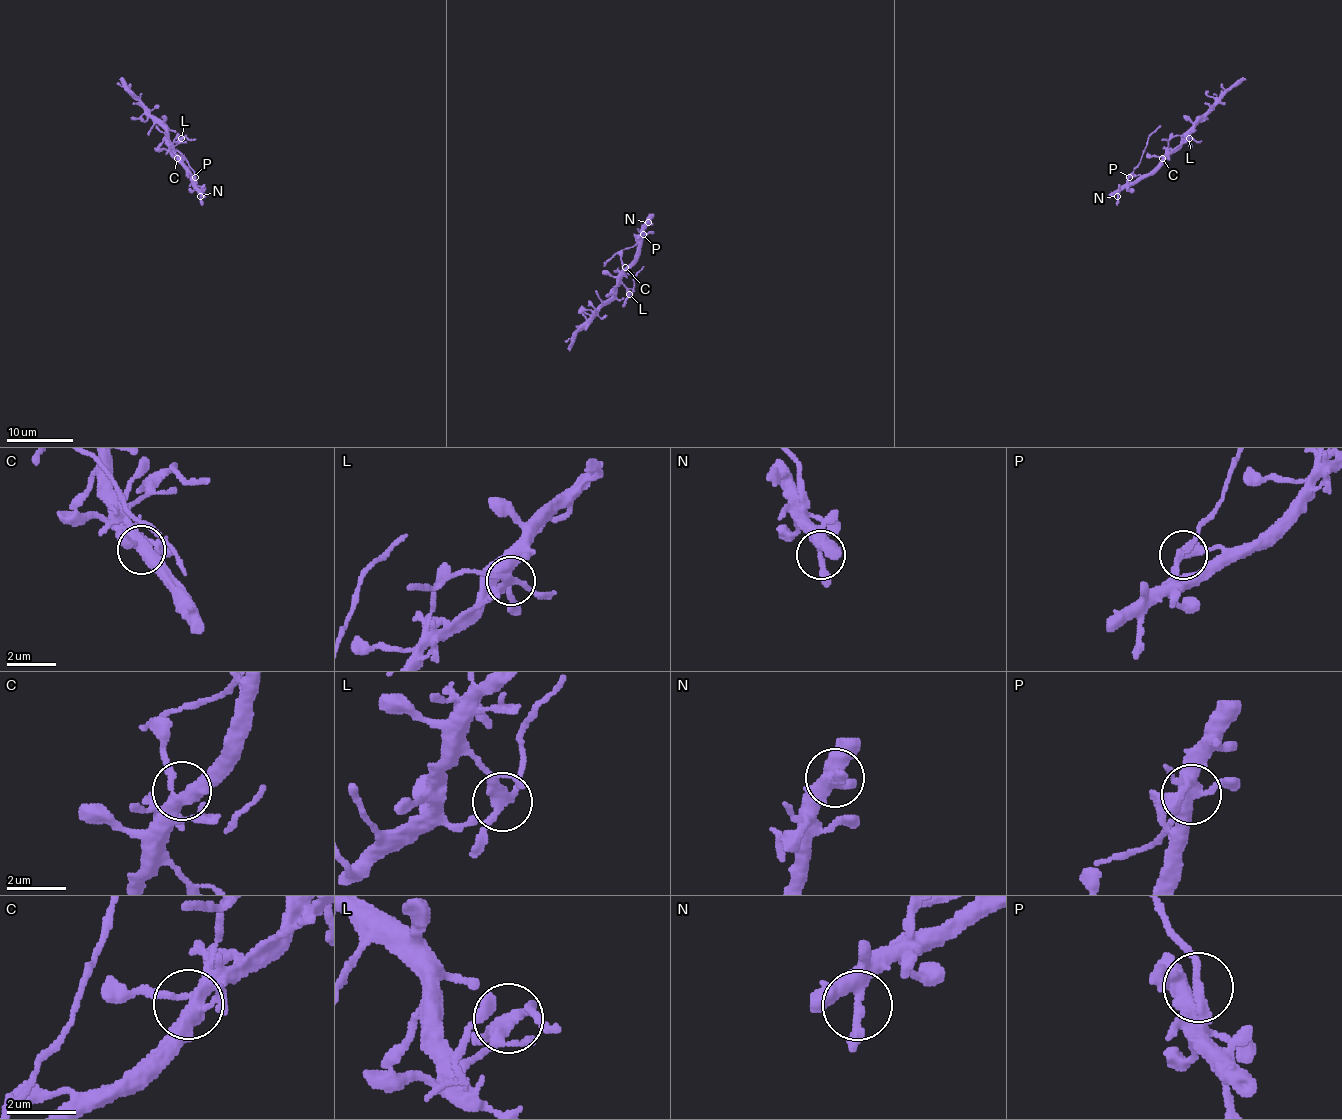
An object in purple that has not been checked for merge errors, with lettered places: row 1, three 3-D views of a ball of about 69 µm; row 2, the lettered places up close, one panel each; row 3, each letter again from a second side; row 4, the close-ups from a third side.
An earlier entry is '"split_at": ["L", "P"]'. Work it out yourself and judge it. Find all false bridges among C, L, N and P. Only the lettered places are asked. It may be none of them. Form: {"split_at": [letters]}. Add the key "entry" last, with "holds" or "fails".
{"split_at": ["L", "P"], "entry": "holds"}

